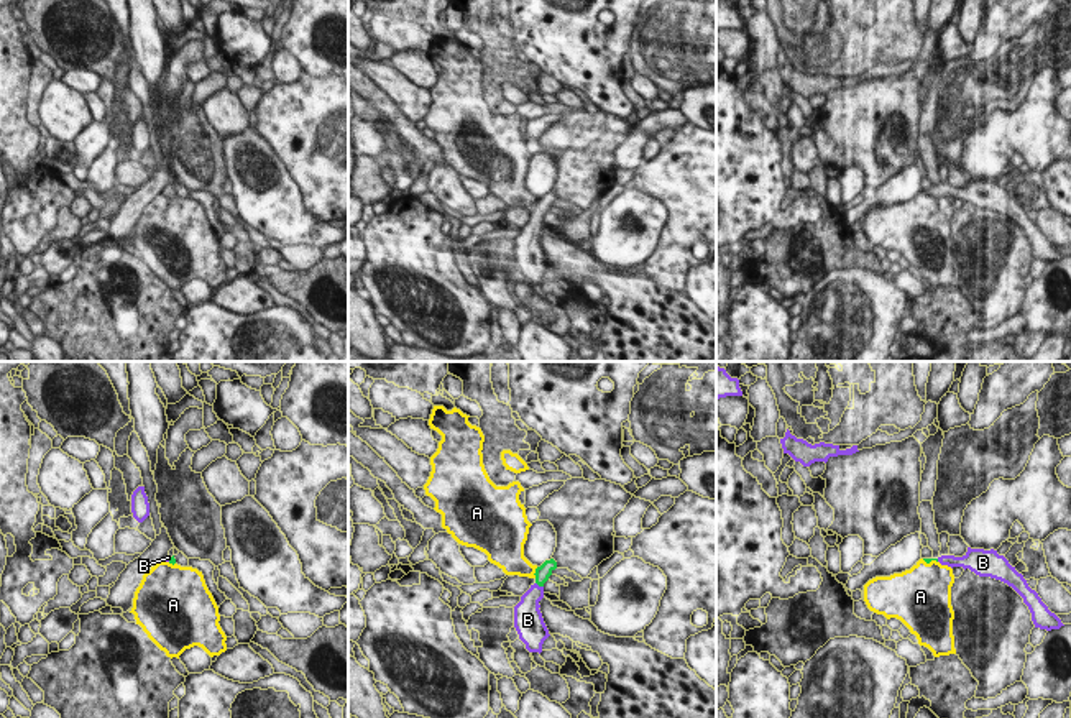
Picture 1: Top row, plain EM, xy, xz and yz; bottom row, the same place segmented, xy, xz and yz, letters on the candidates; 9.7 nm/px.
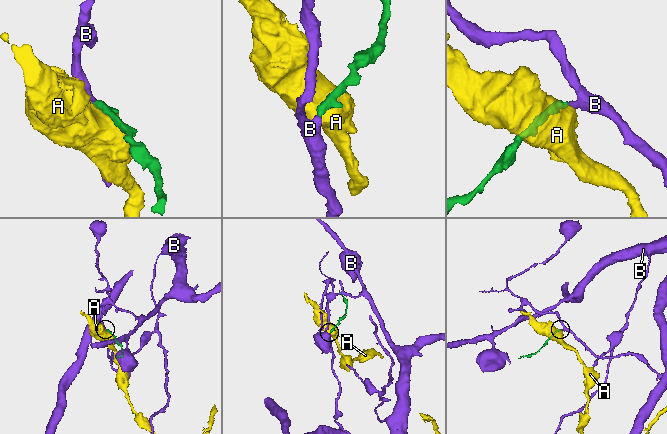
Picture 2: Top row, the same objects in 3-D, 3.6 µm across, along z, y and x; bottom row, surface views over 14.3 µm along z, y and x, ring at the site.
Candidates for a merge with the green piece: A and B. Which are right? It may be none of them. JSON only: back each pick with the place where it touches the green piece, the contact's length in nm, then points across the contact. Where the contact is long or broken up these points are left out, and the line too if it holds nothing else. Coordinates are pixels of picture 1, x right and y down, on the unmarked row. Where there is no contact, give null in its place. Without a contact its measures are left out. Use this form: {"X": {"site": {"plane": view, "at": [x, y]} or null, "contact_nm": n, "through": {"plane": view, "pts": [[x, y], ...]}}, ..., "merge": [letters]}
{"B": {"site": {"plane": "xz", "at": [539, 217]}, "contact_nm": 100, "through": {"plane": "xz", "pts": [[542, 204], [539, 217], [528, 239]]}}, "merge": ["B"]}

